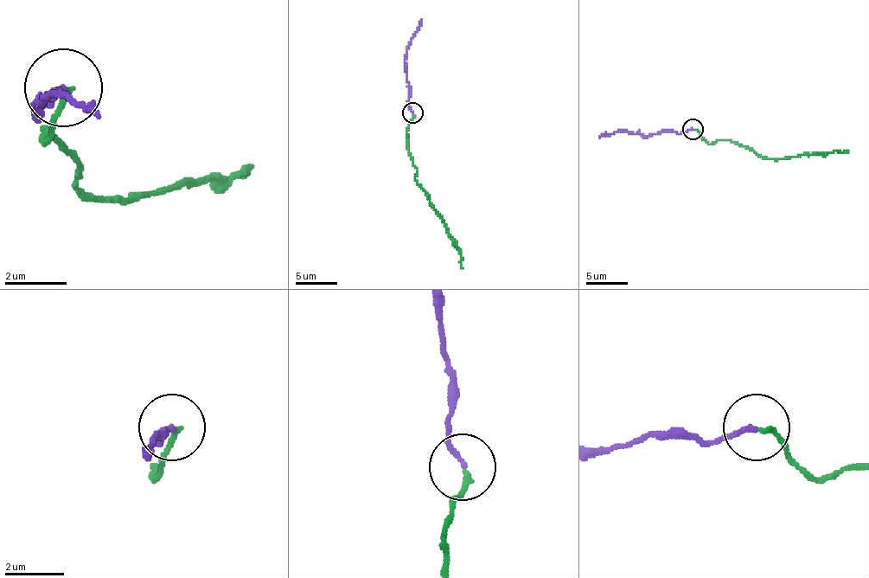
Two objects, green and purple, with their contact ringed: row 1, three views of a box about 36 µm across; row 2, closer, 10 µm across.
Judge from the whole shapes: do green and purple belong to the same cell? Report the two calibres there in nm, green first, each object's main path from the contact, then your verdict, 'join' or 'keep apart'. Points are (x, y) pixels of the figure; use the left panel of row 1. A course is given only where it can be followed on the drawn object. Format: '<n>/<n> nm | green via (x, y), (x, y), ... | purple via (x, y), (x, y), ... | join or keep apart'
160/160 nm | green via (66, 90), (42, 144), (50, 129), (81, 168), (81, 191), (112, 199), (237, 176), (245, 168) | purple via (66, 90), (50, 105), (35, 105), (66, 98), (97, 121) | join

